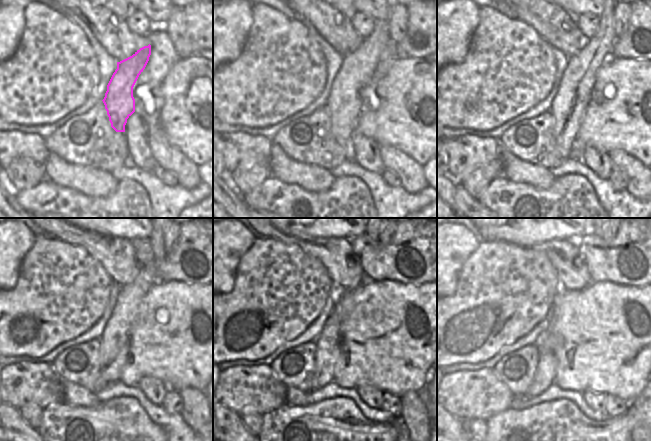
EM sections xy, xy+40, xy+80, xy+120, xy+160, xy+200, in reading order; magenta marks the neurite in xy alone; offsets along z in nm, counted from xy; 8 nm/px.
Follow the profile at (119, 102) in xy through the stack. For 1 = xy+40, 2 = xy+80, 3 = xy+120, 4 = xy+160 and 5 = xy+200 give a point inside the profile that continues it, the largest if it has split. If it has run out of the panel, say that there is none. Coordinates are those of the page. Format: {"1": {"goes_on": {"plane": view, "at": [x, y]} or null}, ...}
{"1": {"goes_on": {"plane": "xy+40", "at": [344, 102]}}, "2": {"goes_on": {"plane": "xy+80", "at": [568, 107]}}, "3": {"goes_on": {"plane": "xy+120", "at": [115, 338]}}, "4": {"goes_on": {"plane": "xy+160", "at": [329, 350]}}, "5": {"goes_on": {"plane": "xy+200", "at": [544, 377]}}}

